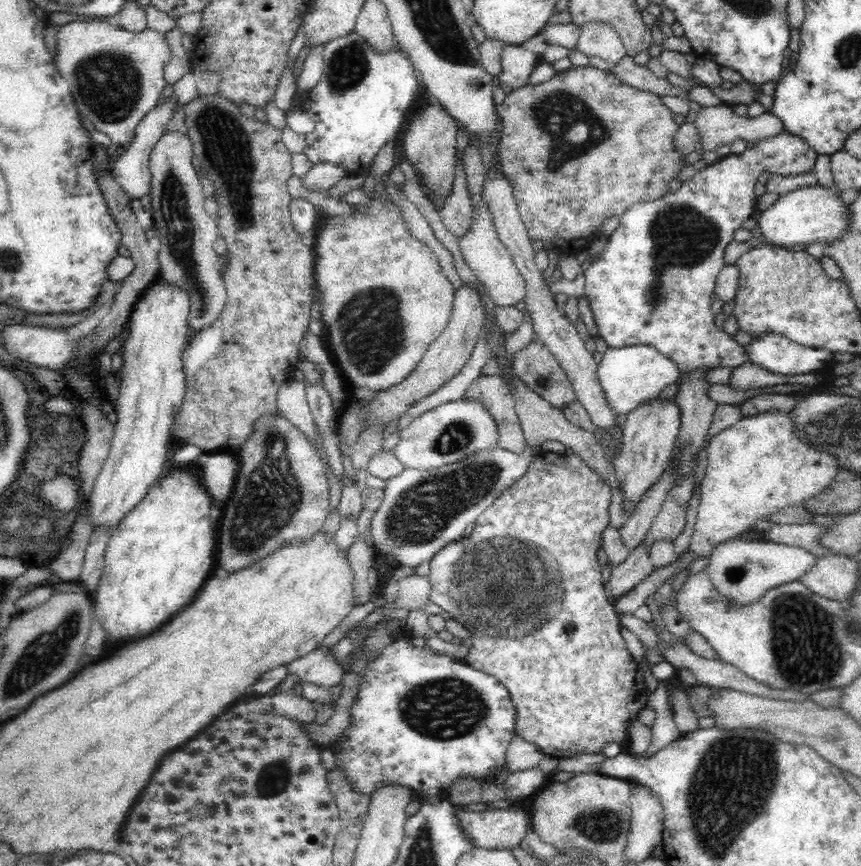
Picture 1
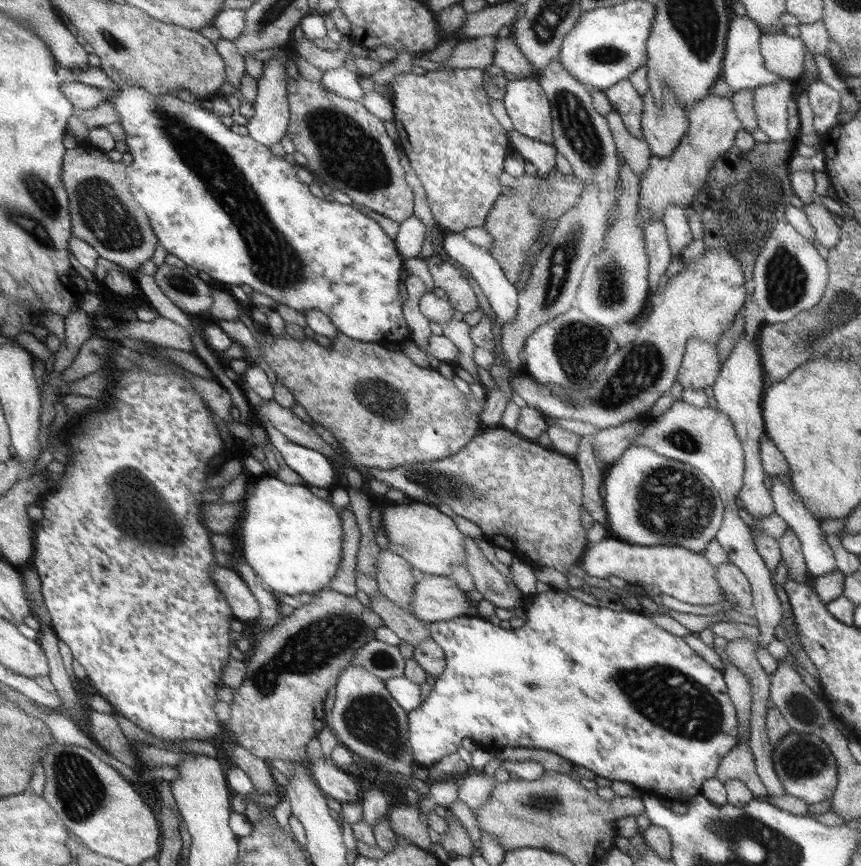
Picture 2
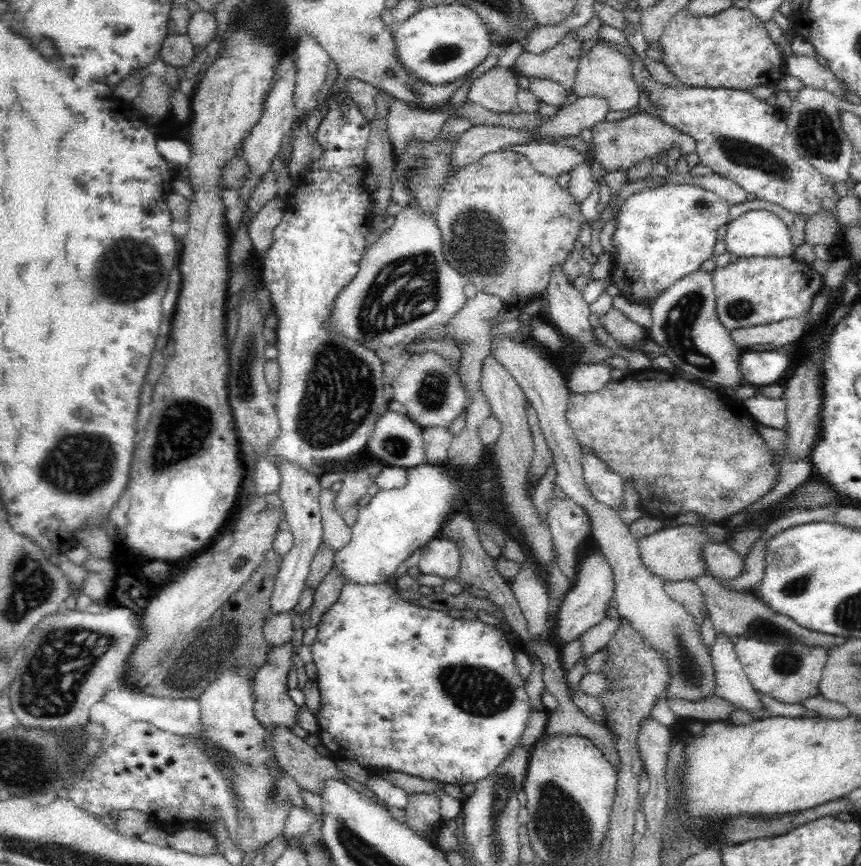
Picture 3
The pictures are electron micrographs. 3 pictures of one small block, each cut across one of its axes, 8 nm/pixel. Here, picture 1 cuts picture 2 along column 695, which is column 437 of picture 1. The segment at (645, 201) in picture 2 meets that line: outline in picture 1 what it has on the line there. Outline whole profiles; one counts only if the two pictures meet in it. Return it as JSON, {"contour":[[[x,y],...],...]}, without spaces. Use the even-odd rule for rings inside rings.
{"contour":[[[431,101],[424,110],[413,116],[409,123],[408,131],[403,136],[404,154],[410,160],[415,171],[420,173],[425,184],[425,190],[431,192],[436,200],[447,199],[454,182],[456,160],[456,132],[459,127],[456,121],[443,109]]]}

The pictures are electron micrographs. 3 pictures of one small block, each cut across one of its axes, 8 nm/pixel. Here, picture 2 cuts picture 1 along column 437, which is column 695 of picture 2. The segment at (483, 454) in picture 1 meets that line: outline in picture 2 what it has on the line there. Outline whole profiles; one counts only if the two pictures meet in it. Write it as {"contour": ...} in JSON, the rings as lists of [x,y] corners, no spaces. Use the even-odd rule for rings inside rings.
{"contour":[[[630,446],[624,451],[620,460],[609,466],[603,484],[612,538],[628,544],[682,546],[703,554],[725,514],[718,489],[700,469],[645,447]]]}

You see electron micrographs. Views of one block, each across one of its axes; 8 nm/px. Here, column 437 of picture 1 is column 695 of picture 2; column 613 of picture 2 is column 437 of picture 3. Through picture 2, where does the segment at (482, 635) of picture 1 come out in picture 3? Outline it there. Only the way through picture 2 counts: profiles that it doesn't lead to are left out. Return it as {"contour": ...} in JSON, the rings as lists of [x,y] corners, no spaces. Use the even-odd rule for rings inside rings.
{"contour":[[[439,537],[422,548],[419,570],[422,574],[456,579],[459,573],[460,553],[455,542]]]}

